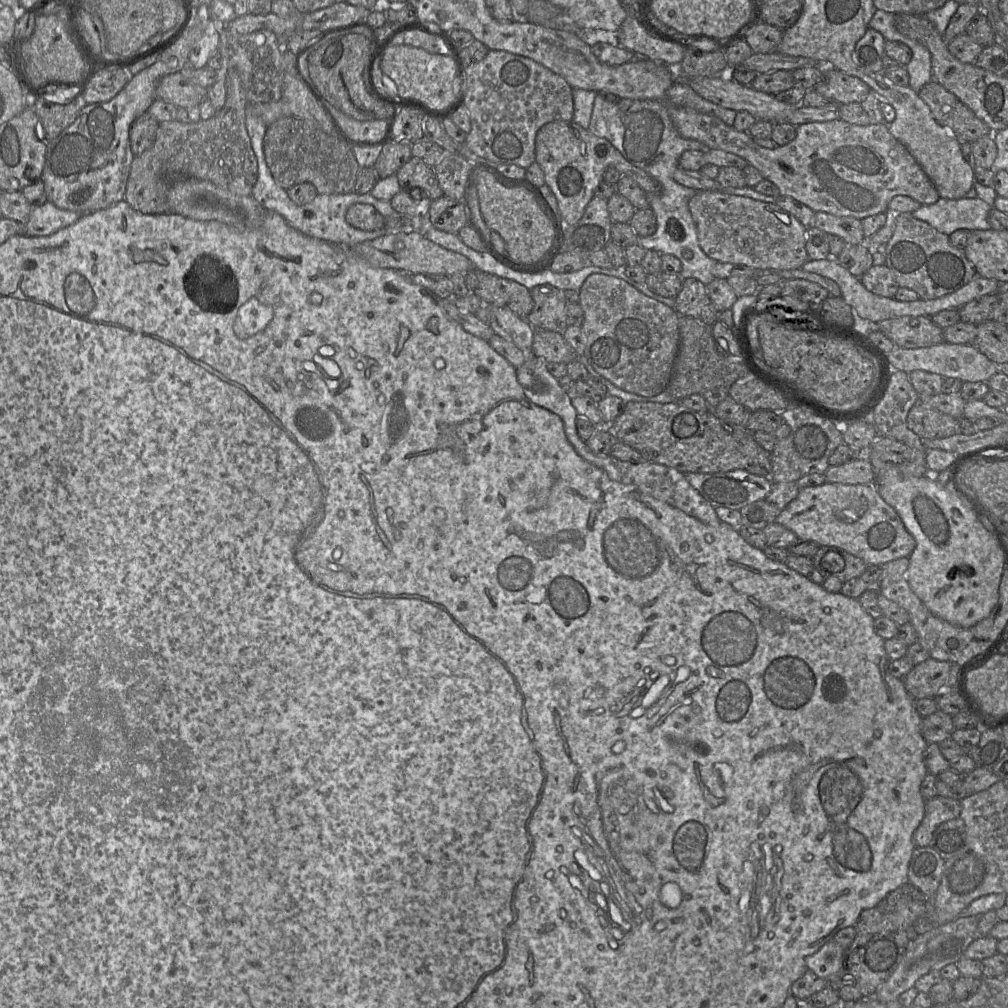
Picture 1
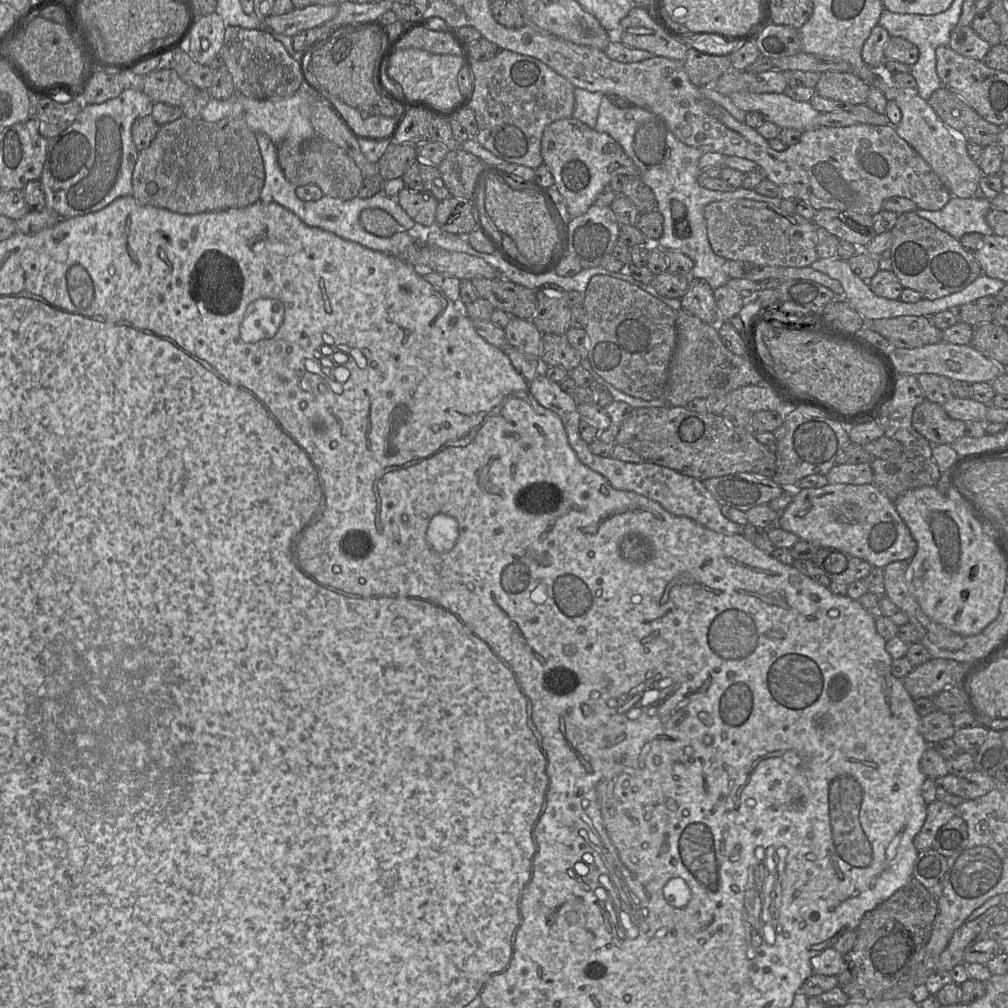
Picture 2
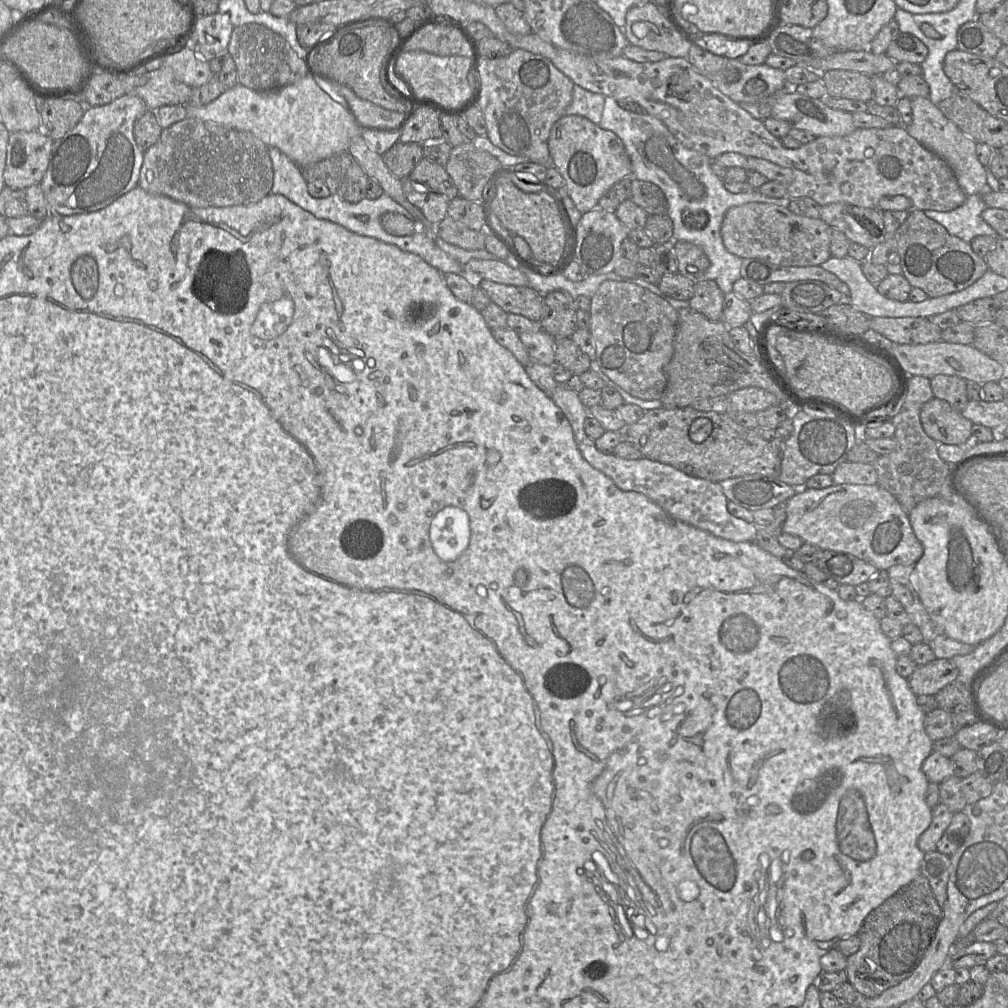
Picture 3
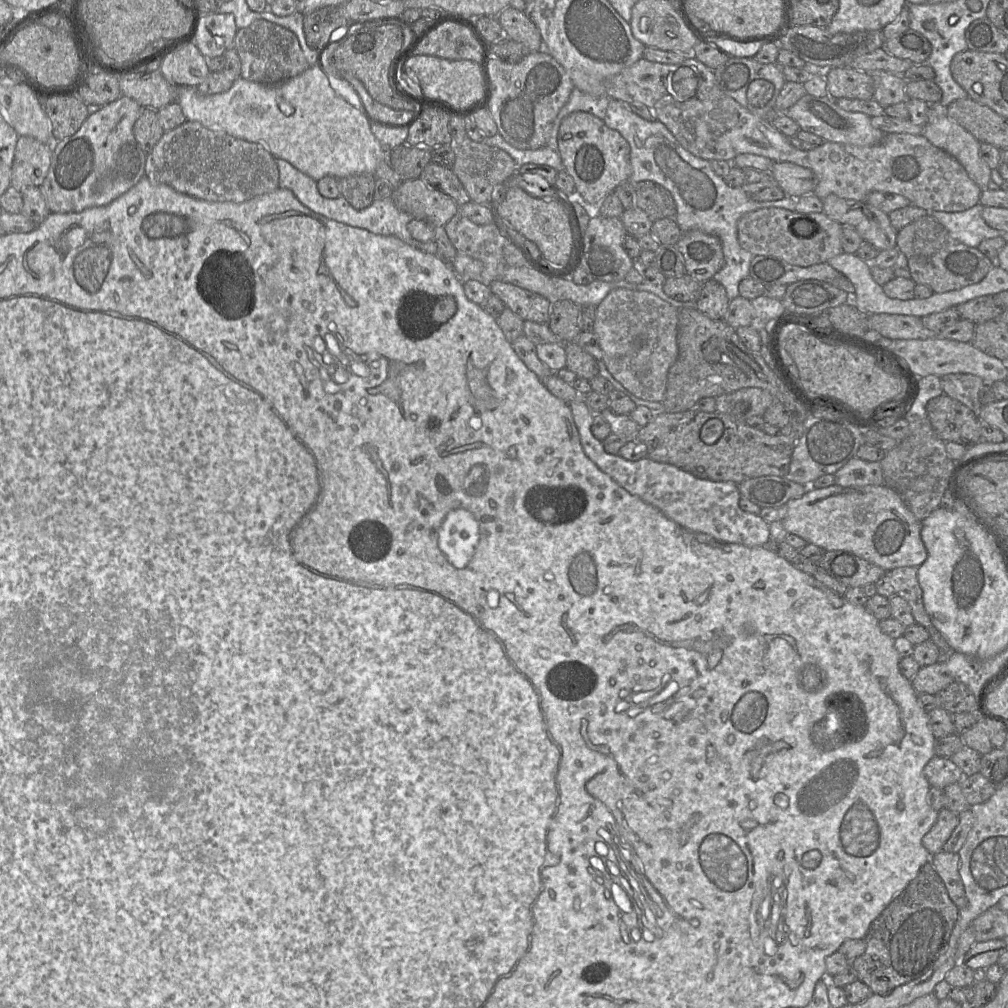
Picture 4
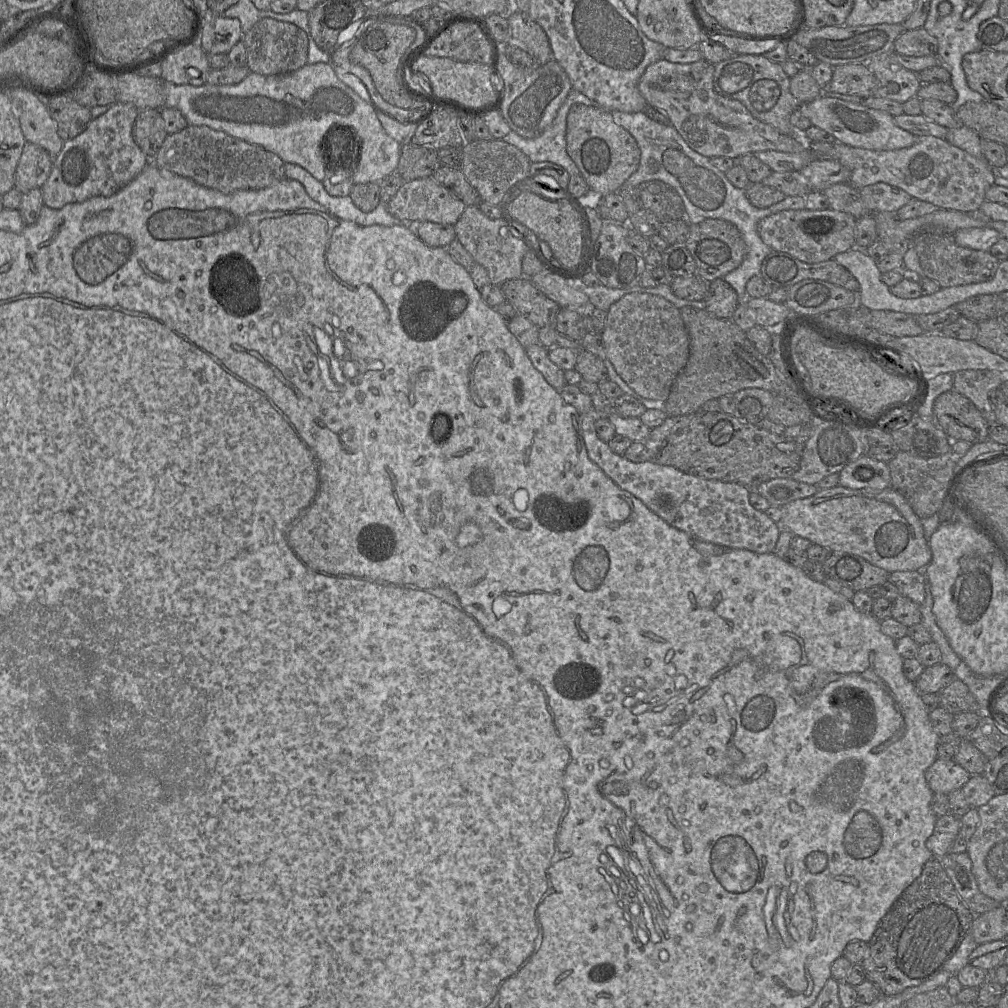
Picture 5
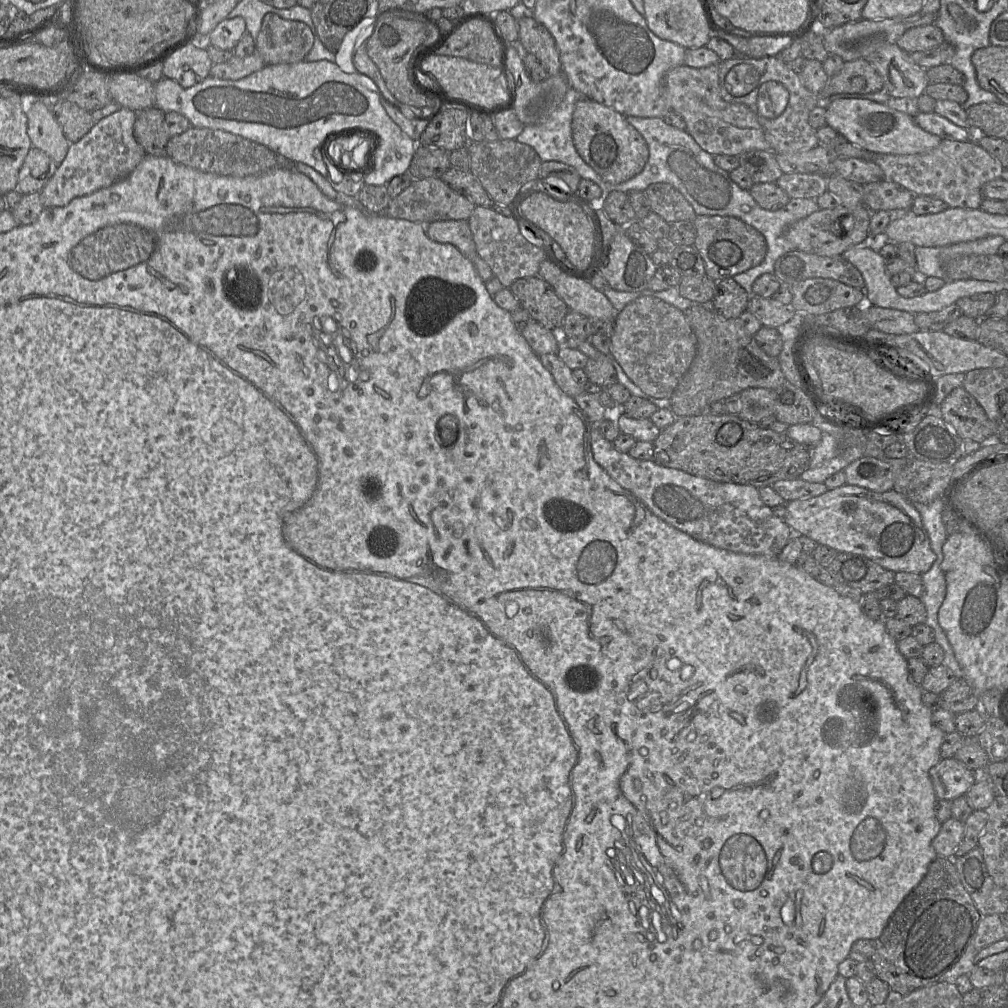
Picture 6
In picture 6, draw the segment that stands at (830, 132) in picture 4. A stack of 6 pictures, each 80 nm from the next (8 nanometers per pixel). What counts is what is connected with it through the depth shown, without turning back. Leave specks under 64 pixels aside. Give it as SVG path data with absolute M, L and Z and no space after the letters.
M836 99L827 105L825 119L826 125L842 134L849 143L872 153L919 154L936 148L942 141L939 136L923 130L912 116L871 100Z

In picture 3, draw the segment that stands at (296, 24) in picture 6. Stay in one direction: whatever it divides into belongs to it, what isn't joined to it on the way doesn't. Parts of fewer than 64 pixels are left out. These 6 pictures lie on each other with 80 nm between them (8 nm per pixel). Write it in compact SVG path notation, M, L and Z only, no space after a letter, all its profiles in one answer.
M261 24L234 27L227 52L236 64L238 83L255 91L277 90L310 73L308 62L301 59L287 41Z

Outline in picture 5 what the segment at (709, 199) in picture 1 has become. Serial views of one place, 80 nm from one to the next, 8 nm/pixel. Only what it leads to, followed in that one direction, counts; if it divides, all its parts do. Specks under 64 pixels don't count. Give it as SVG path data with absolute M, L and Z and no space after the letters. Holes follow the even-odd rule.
M832 209L785 210L763 218L758 223L757 231L763 243L772 251L787 253L804 263L814 264L834 259L837 254L855 247L856 221L852 215ZM807 220L817 222L813 228L820 233L806 233L804 227Z

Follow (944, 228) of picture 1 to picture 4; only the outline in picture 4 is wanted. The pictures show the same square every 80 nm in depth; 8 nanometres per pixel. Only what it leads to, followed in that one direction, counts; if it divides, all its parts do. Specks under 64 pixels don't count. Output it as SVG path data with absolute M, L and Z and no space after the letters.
M979 202L961 212L928 212L940 222L950 235L963 244L977 248L986 239L1001 236L1001 232L990 227L982 217L983 205Z

